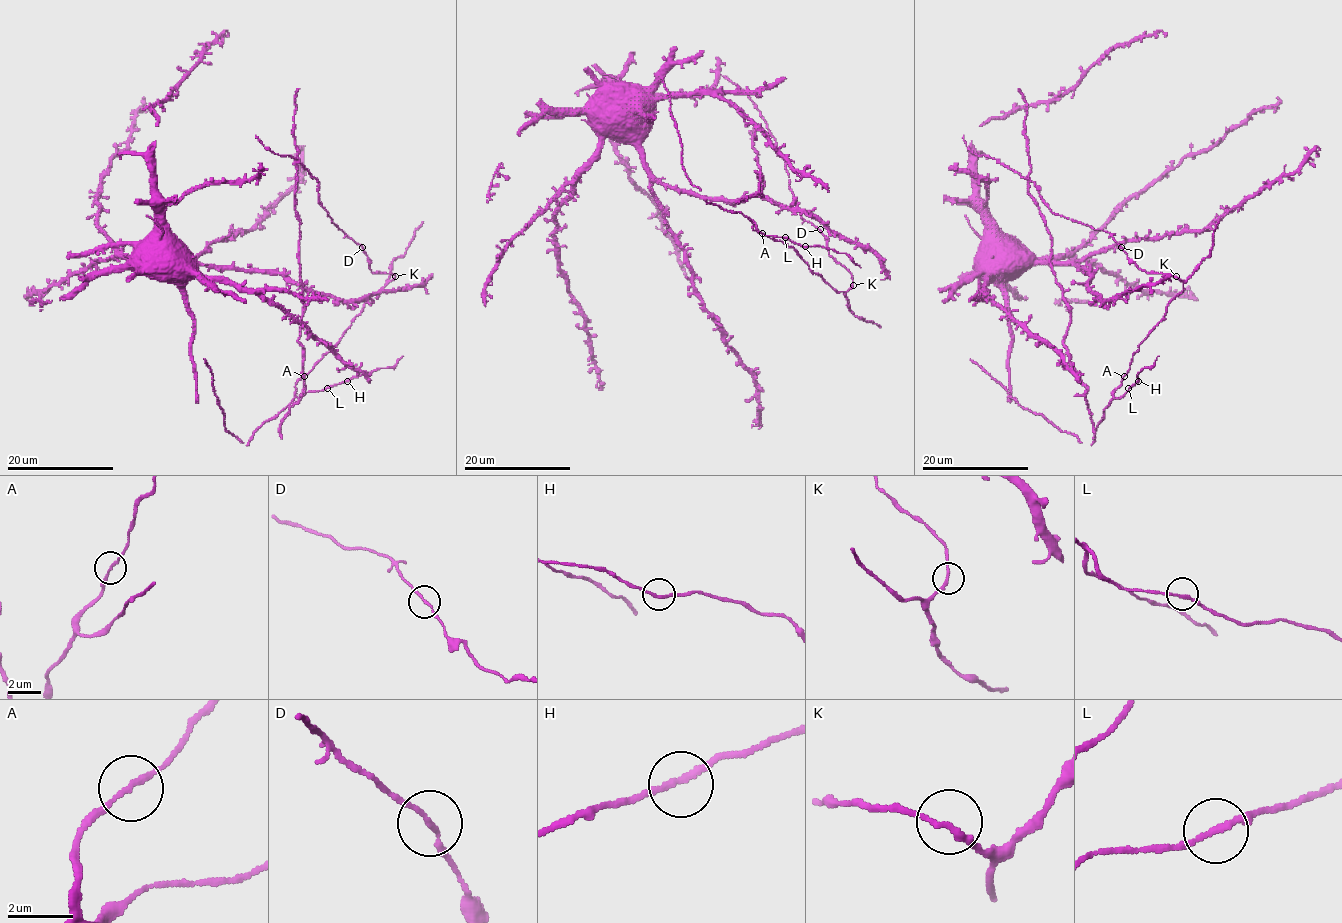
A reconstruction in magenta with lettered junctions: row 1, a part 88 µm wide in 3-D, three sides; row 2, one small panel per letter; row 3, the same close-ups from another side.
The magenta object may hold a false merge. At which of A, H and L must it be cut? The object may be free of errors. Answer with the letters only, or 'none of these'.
none of these

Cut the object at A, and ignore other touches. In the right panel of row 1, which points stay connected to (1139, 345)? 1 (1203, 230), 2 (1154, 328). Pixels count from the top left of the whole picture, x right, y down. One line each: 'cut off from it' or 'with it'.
1: cut off from it
2: with it

